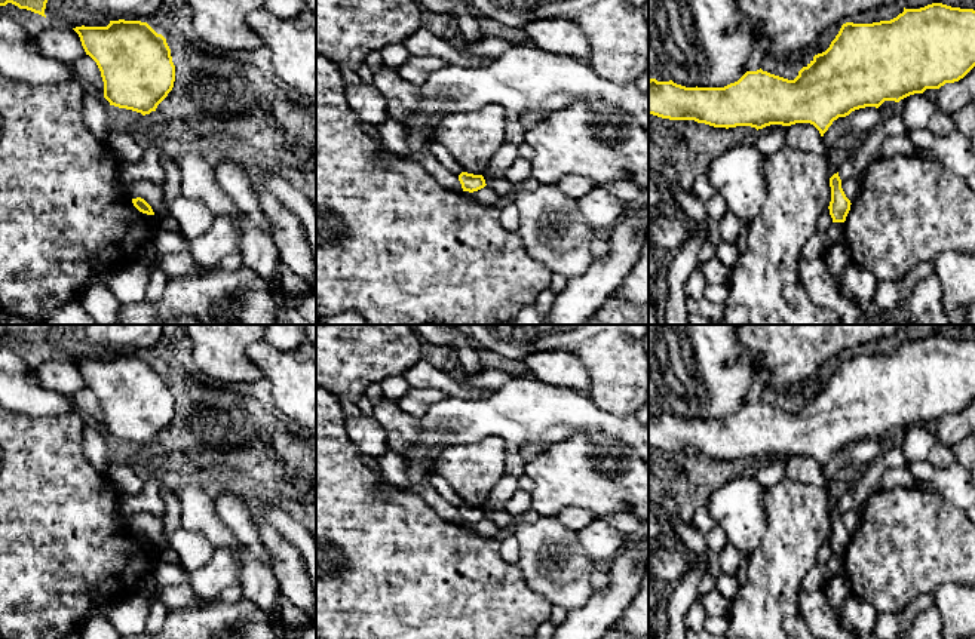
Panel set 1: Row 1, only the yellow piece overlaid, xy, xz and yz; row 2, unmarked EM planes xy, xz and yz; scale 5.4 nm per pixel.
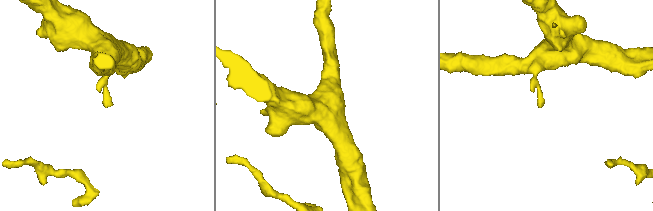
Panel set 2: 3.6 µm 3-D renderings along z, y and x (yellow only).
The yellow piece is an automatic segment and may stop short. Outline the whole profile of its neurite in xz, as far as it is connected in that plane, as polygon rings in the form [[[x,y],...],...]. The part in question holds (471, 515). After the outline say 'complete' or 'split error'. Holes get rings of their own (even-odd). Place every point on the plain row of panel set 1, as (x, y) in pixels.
[[[462,504],[459,507],[459,513],[462,516],[463,523],[469,525],[478,523],[487,517],[482,507],[473,507],[467,504]]] | complete

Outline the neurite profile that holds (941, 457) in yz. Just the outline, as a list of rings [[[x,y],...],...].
[[[935,442],[926,461],[929,461],[936,469],[947,469],[956,463],[956,457],[953,448]]]

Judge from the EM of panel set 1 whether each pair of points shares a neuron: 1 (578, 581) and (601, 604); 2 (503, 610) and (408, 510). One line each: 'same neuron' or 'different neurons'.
1: different neurons
2: same neuron

